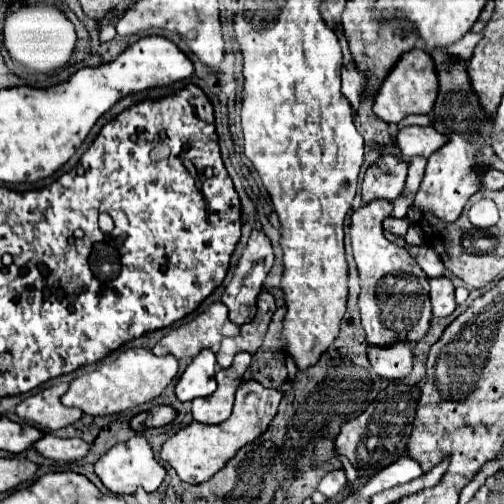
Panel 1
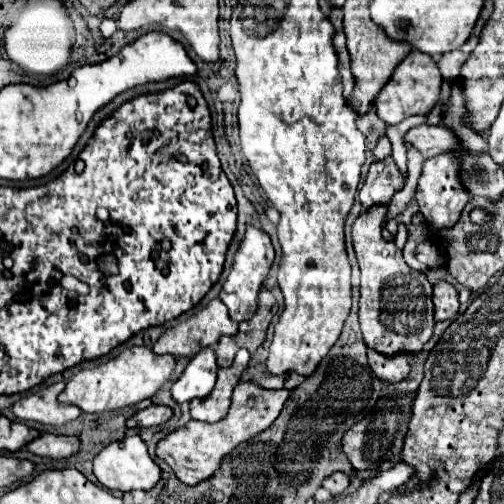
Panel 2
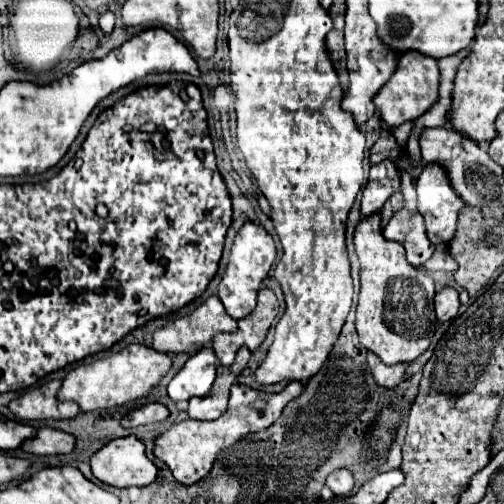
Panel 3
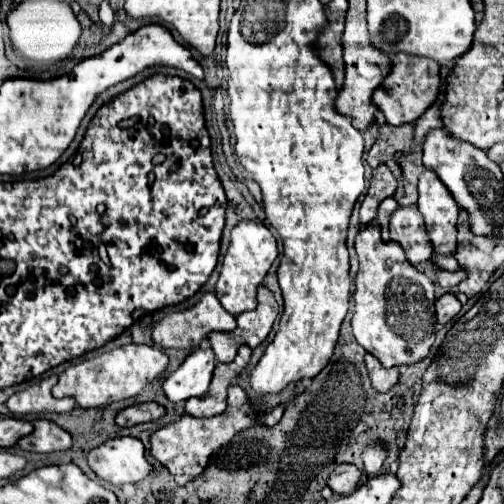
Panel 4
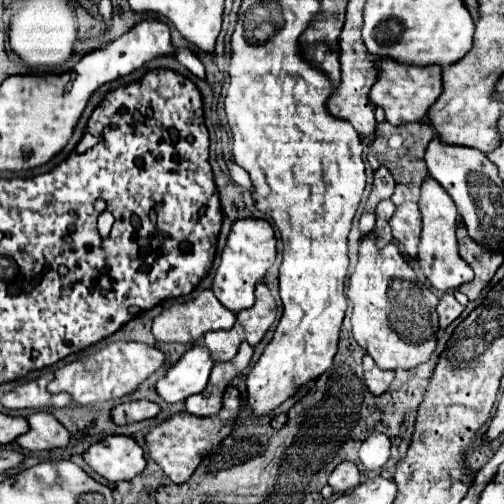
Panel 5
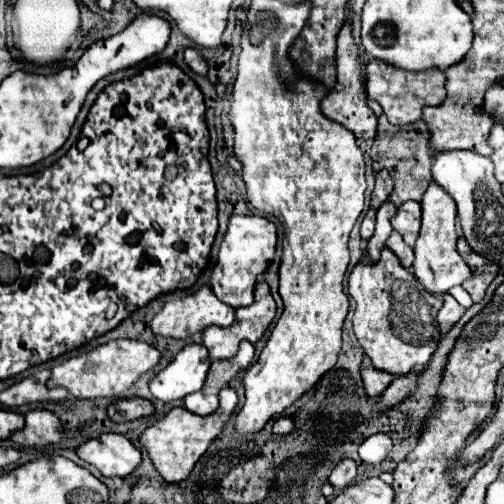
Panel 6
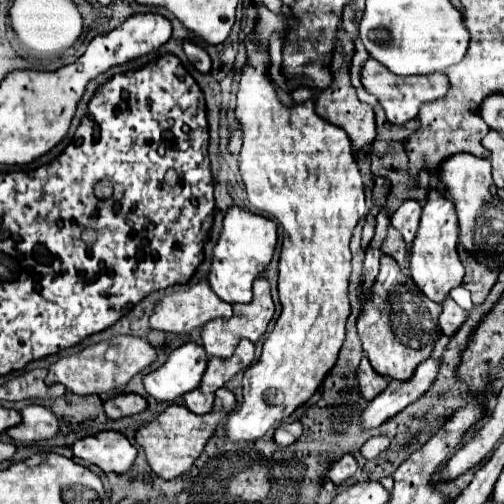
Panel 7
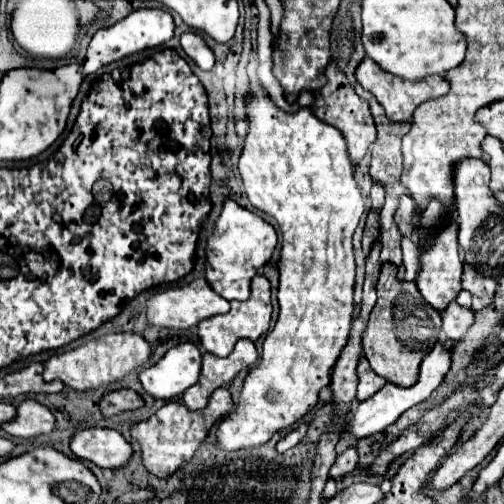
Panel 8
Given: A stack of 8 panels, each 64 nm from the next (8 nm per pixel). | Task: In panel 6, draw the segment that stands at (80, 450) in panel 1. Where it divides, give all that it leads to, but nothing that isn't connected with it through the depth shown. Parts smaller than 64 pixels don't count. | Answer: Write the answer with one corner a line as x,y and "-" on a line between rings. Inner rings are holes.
36,408
26,414
24,430
16,432
12,440
18,446
28,446
28,448
44,448
50,444
60,444
64,440
64,426
50,410

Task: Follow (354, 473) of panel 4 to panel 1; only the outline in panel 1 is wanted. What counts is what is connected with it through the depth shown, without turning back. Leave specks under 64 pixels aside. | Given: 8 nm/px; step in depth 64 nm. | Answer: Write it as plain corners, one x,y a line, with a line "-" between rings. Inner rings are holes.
336,468
336,470
330,470
318,484
318,492
322,492
328,500
330,498
336,498
340,494
340,490
344,488
346,484
346,474
342,468

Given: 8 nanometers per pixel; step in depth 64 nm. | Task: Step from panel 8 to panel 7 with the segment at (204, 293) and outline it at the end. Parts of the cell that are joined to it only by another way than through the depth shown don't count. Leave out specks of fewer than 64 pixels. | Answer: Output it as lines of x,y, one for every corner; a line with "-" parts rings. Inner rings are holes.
206,280
194,284
190,290
186,292
174,292
174,294
166,294
154,308
154,314
150,316
150,326
154,330
164,330
164,332
174,332
174,334
190,334
194,328
202,328
206,322
222,318
222,320
230,320
232,316
232,306
224,300
220,300
210,284

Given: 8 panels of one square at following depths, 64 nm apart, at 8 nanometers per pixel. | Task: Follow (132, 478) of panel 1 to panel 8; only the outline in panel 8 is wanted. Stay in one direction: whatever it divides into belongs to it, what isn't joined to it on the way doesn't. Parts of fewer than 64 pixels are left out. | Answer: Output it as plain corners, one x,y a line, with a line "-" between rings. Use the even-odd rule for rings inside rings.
90,428
84,432
78,432
70,440
70,450
80,460
94,462
100,468
122,468
130,456
132,446
126,442
126,438
110,428

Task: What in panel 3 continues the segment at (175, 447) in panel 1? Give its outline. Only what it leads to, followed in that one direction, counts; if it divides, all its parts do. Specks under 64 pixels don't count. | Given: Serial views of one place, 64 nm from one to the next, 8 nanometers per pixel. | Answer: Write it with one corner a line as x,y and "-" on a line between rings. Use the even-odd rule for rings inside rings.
290,382
278,394
266,394
266,392
254,390
250,386
234,384
232,390
230,390
228,410
218,420
198,422
198,420
188,418
180,424
172,426
168,432
164,432
156,438
154,456
158,460
166,462
166,466
172,470
174,478
180,484
194,484
194,482
202,480
212,470
212,464
214,464
220,450
232,446
234,442
238,442
246,434
268,428
274,420
278,420
278,416
282,414
282,408
284,408
284,394
294,396
294,394
300,394
300,392
302,392
302,382

